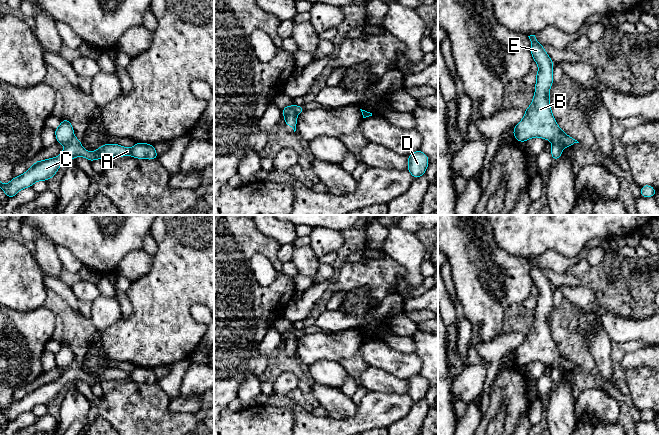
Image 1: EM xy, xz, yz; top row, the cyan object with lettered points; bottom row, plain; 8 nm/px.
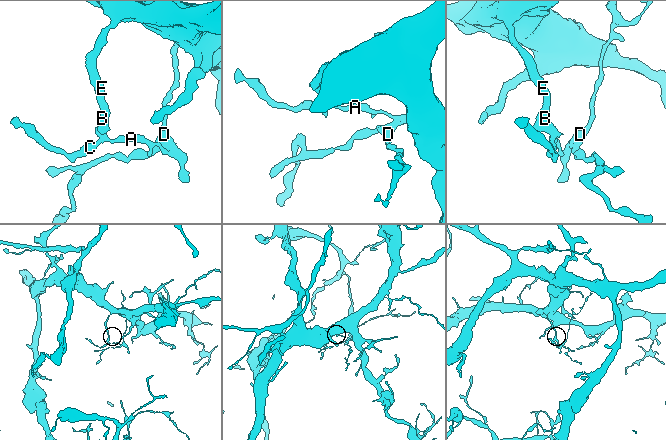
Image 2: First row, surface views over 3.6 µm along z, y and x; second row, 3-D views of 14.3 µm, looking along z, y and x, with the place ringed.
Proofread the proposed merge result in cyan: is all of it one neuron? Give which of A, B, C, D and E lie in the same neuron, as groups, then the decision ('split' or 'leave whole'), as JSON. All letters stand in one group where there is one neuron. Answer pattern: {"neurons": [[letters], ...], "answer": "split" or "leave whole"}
{"neurons": [["A", "C", "D"], ["B", "E"]], "answer": "split"}

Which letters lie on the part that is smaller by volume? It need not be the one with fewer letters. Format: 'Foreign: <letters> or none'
Foreign: A, C, D

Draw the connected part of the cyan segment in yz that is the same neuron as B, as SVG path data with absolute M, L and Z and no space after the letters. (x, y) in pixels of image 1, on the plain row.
M535 259L528 260L531 265L531 278L538 289L533 324L525 334L523 343L514 351L513 360L518 366L526 366L533 361L558 366L562 371L579 367L568 360L558 349L550 329L550 312L553 308L554 286Z

